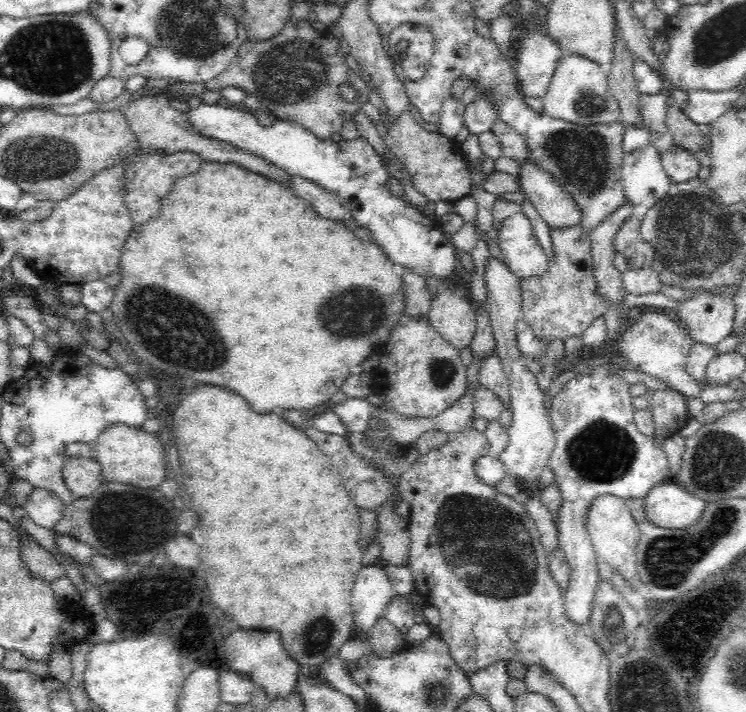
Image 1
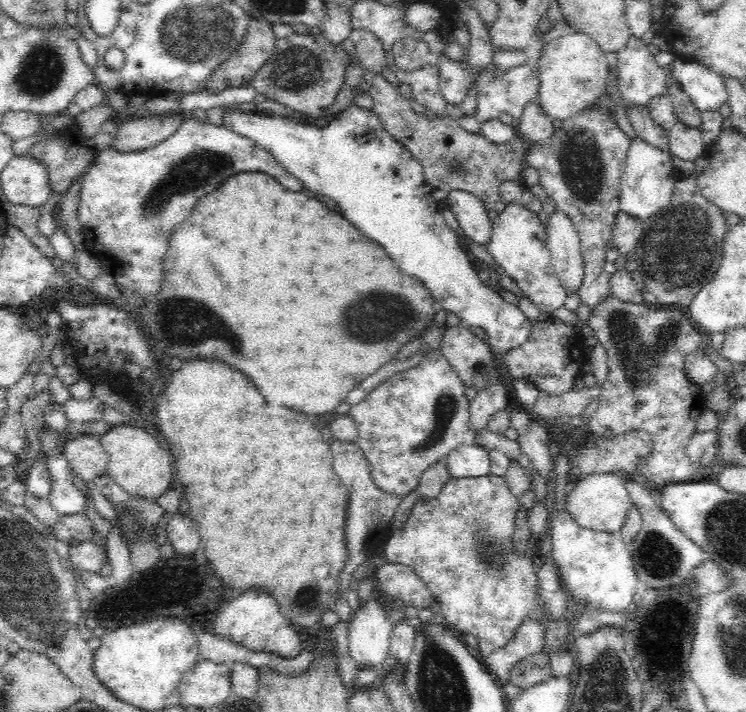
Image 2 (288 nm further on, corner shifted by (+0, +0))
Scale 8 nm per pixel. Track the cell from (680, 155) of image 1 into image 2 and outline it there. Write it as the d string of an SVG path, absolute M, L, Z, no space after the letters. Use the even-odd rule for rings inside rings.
M678 122L668 132L668 144L670 144L668 152L672 154L672 158L680 158L680 160L688 160L688 162L708 156L708 150L710 150L710 146L704 144L700 126L692 128L682 122Z

